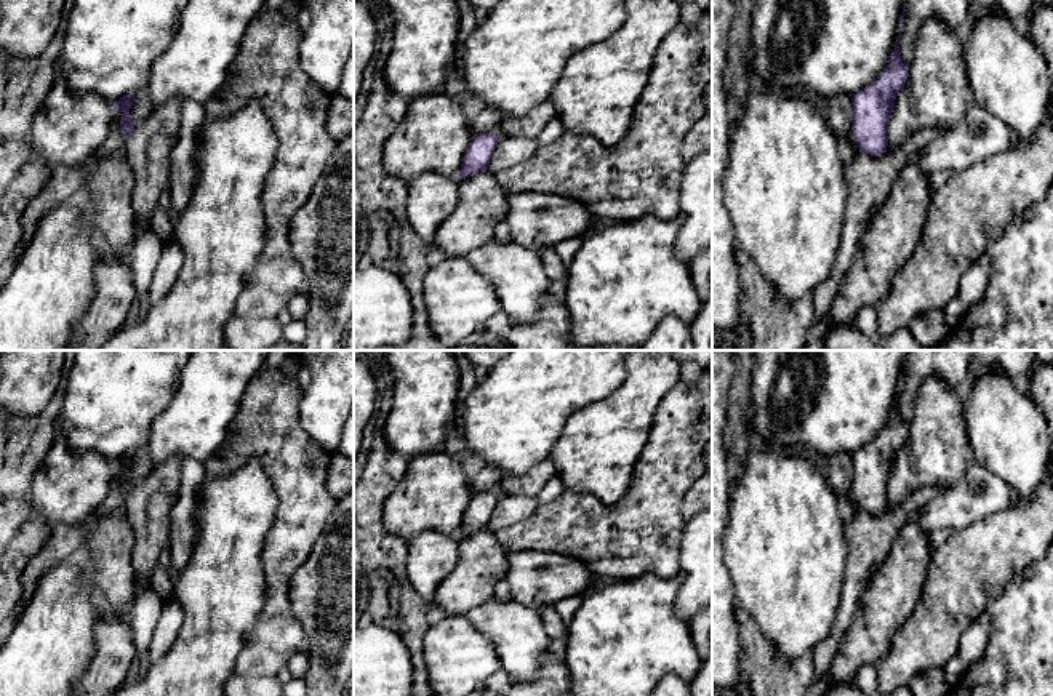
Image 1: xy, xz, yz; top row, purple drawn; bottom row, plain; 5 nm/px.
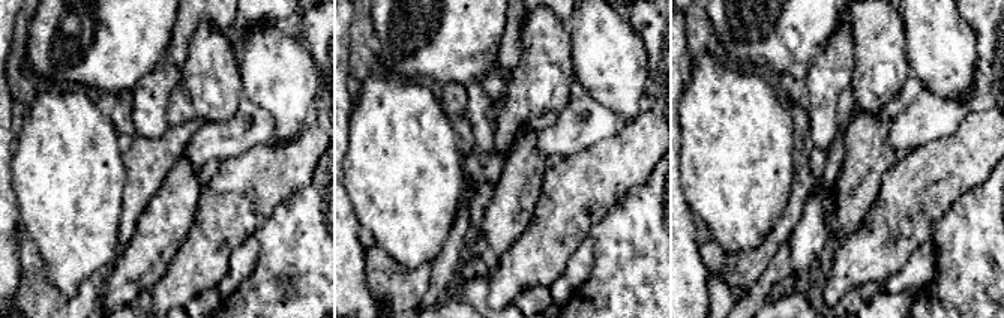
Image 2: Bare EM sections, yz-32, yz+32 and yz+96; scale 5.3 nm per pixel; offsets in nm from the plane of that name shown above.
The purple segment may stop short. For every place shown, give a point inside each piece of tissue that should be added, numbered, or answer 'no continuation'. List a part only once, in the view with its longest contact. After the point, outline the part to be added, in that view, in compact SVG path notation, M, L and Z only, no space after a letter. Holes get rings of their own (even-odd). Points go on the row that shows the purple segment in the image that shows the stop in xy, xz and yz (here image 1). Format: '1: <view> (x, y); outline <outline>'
no continuation

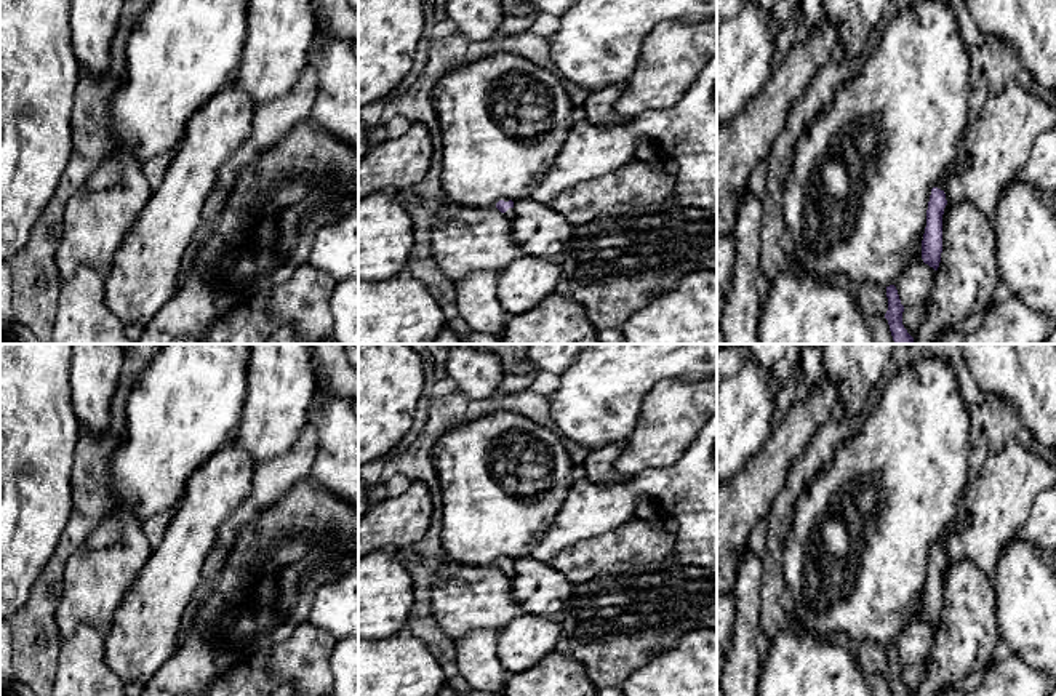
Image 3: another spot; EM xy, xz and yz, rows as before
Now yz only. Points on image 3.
1: yz (956, 168); outline M960 154L955 162L946 168L934 187L946 190L946 184L950 178L957 178L966 165L966 155Z

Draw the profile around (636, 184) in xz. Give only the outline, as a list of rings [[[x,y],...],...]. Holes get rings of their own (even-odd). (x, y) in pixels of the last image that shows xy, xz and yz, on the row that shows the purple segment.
[[[634,160],[606,176],[581,182],[558,195],[550,206],[573,226],[600,214],[624,214],[640,206],[661,205],[675,192],[675,178]]]

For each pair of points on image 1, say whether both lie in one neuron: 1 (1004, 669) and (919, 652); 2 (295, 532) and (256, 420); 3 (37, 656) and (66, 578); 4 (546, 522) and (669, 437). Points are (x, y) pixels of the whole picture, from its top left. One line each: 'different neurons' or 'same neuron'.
1: different neurons
2: same neuron
3: same neuron
4: same neuron

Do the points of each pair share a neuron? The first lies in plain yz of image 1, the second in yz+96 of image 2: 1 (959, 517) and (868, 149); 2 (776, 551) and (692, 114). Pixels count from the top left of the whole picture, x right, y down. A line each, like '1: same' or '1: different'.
1: different
2: same

